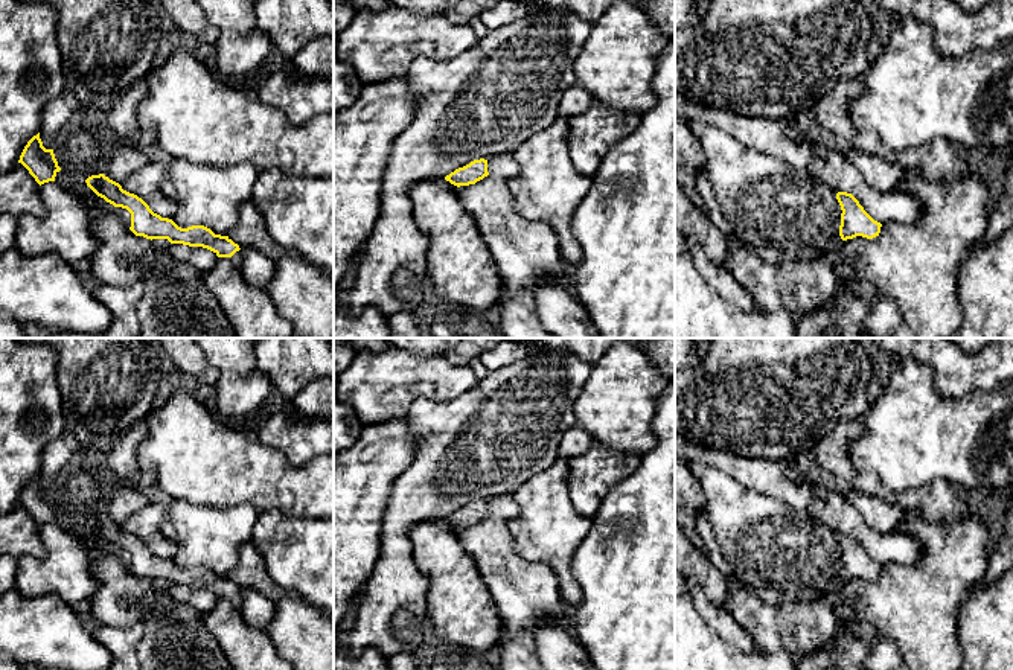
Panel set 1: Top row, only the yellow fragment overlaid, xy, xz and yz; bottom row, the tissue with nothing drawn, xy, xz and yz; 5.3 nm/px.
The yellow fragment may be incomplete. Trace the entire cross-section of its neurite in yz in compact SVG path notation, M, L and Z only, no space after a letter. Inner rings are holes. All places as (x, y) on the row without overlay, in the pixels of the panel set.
M838 533L836 541L842 551L839 566L839 577L842 582L856 577L867 580L879 577L882 565L874 562L852 534Z

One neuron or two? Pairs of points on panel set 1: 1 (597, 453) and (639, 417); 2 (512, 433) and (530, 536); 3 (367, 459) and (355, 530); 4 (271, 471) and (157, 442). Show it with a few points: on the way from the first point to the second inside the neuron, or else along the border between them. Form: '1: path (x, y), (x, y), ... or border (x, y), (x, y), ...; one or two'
1: border (594, 439), (617, 451), (640, 456); two
2: border (550, 463), (526, 478), (511, 494); two
3: path (361, 477), (355, 483), (355, 512); one
4: path (242, 471), (203, 462), (186, 448); one

